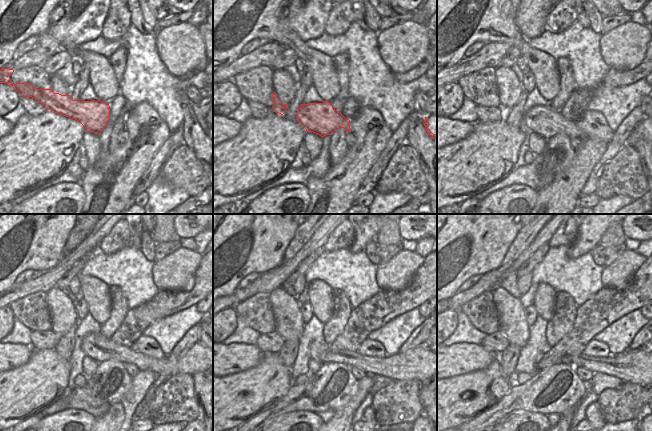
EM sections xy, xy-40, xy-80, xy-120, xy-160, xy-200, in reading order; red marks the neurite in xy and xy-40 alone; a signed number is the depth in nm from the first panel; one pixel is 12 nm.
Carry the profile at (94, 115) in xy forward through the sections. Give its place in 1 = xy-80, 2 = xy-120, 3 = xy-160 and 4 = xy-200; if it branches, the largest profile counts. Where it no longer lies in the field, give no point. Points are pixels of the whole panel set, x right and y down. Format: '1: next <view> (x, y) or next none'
1: next xy-80 (542, 119)
2: next xy-120 (99, 348)
3: next xy-160 (414, 364)
4: next xy-200 (638, 366)

